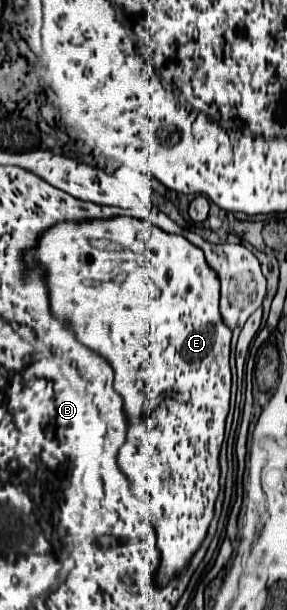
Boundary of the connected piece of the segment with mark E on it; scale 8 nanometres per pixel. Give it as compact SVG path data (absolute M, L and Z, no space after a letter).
M124 216L122 218L110 218L110 220L98 220L98 222L92 220L92 222L62 222L62 224L56 224L42 234L38 246L34 250L30 250L26 254L26 258L38 260L46 270L46 282L48 282L48 288L50 288L52 312L76 330L76 338L80 342L84 342L88 348L92 348L94 352L104 356L110 362L110 366L114 368L114 374L116 374L114 388L124 398L124 410L126 410L128 420L130 420L126 444L120 448L120 454L118 454L118 466L122 468L124 474L128 474L132 492L140 500L150 504L150 516L154 520L156 534L158 534L158 548L162 552L162 564L160 564L160 572L156 576L156 582L166 584L170 578L174 578L178 572L182 572L188 566L192 554L200 548L200 544L206 536L206 530L208 530L214 518L215 502L220 491L218 454L220 454L224 441L225 422L230 409L232 375L229 360L232 332L230 332L230 328L224 326L220 312L218 312L218 300L220 300L218 276L212 268L208 268L202 250L196 248L194 244L190 244L186 238L176 236L176 234L166 234L160 228L154 228L144 220L124 218Z

